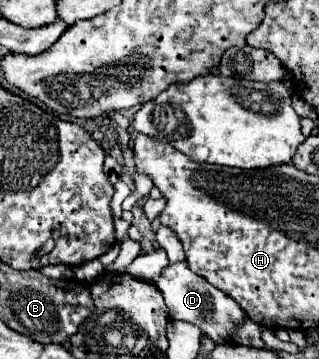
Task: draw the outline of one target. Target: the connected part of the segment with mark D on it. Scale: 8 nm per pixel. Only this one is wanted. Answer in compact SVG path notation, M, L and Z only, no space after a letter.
M173 263L173 265L165 267L155 285L163 293L165 305L169 307L169 313L173 319L181 319L181 321L197 325L203 333L207 333L217 343L227 343L229 335L245 319L243 309L235 301L231 301L231 297L227 297L223 291L217 291L203 277L195 275L187 267L187 263Z

